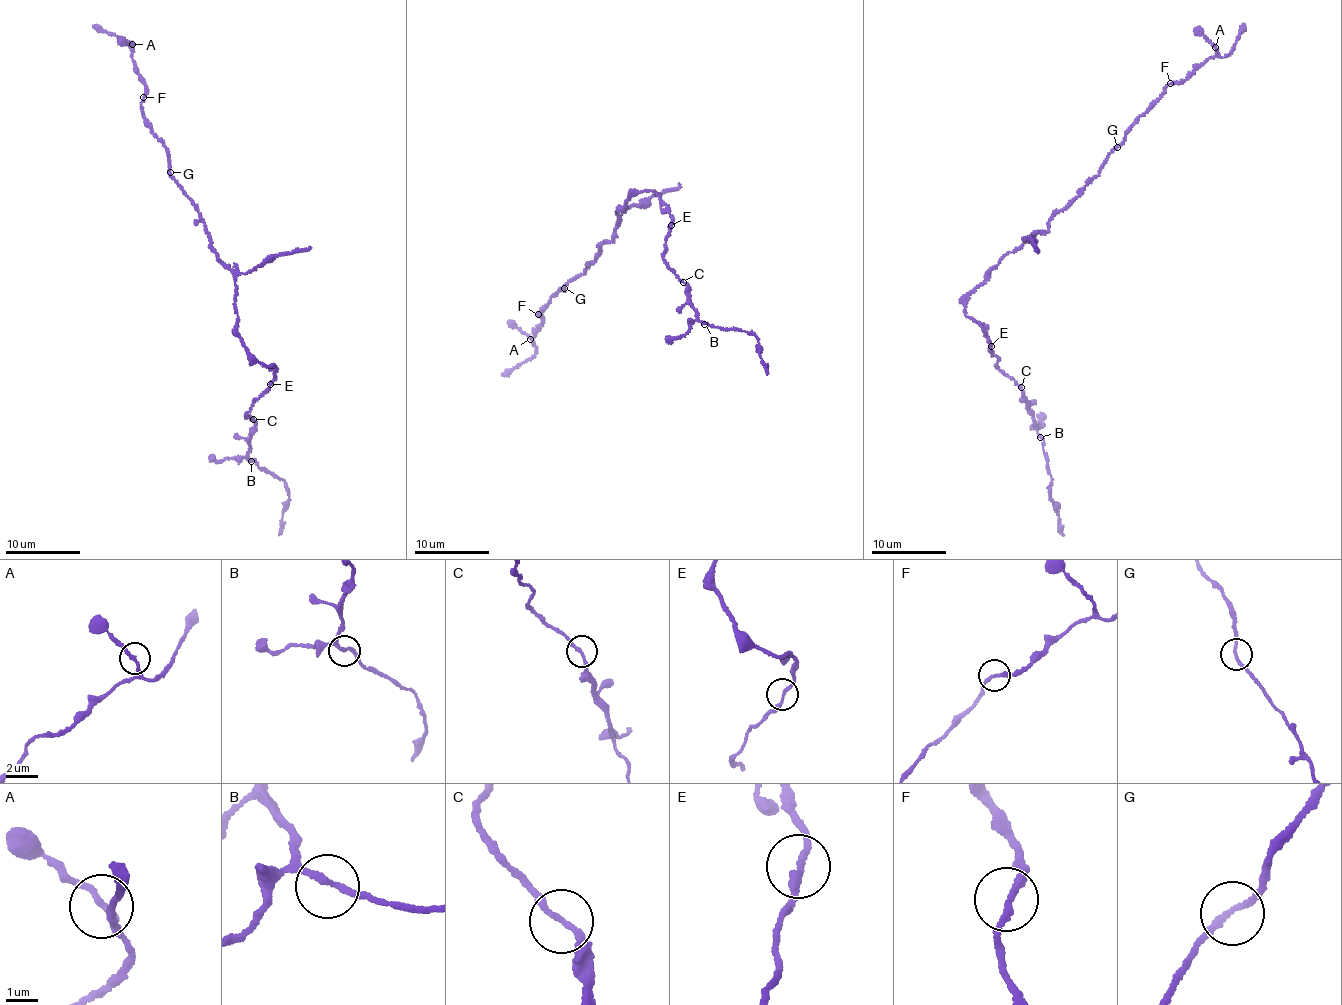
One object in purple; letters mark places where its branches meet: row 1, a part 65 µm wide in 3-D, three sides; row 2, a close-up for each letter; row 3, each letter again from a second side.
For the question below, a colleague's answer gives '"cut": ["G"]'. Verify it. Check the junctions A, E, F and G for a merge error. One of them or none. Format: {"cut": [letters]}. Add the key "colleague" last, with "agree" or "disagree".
{"cut": [], "colleague": "disagree"}

